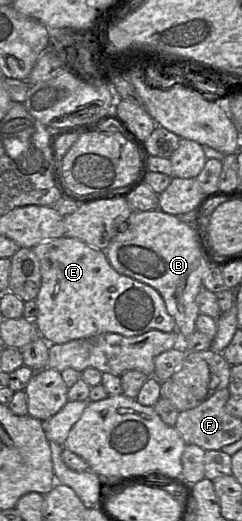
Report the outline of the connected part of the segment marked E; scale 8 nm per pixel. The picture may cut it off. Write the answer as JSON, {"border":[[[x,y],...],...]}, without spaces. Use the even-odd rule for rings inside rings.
{"border":[[[66,236],[44,241],[32,249],[39,260],[41,272],[34,323],[48,344],[64,344],[102,333],[133,337],[150,330],[177,330],[160,293],[145,283],[118,273],[104,250]]]}

